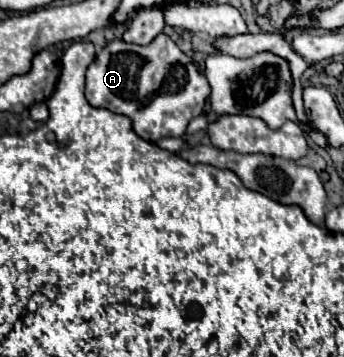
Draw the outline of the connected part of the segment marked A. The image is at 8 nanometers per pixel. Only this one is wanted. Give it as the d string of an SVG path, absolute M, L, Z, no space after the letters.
M165 33L157 35L145 47L113 39L97 53L87 69L87 101L93 107L105 107L129 117L135 133L153 143L163 137L181 137L189 121L203 113L207 95L209 81L205 73Z

